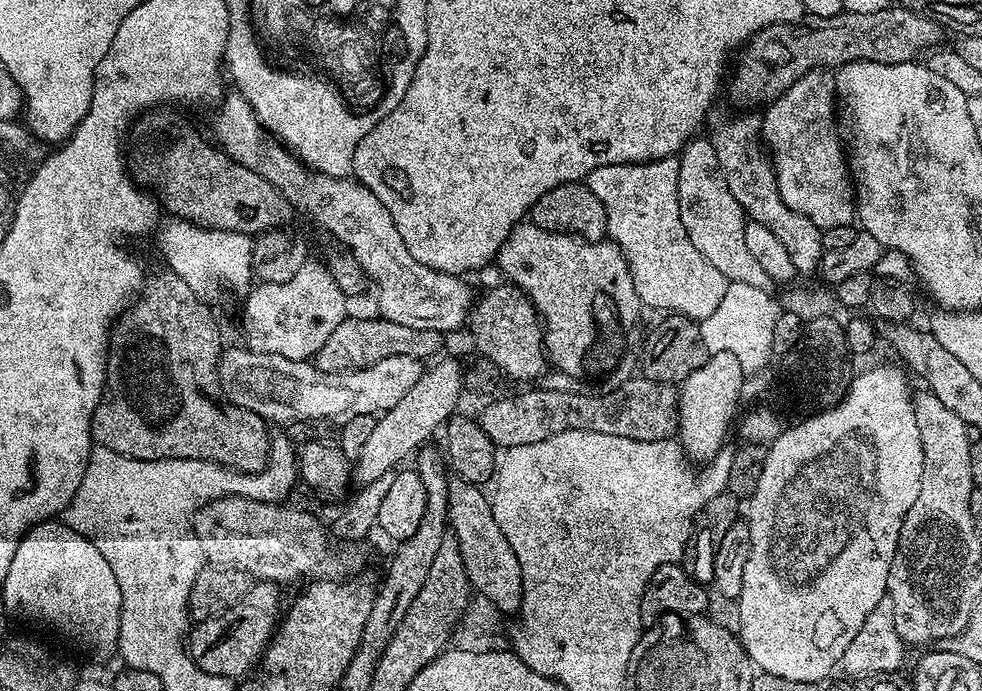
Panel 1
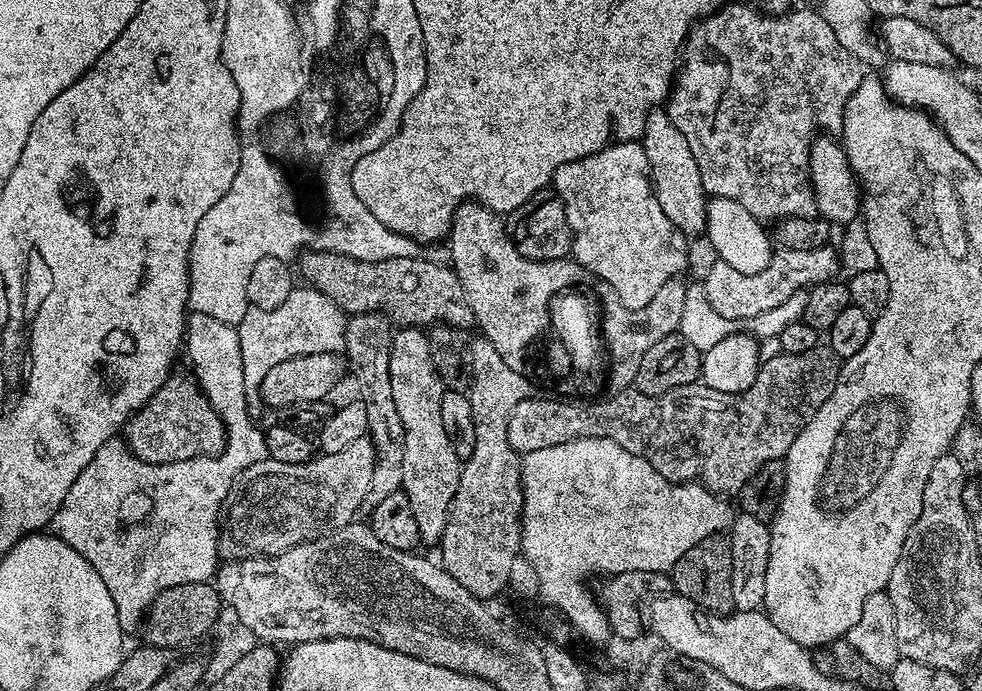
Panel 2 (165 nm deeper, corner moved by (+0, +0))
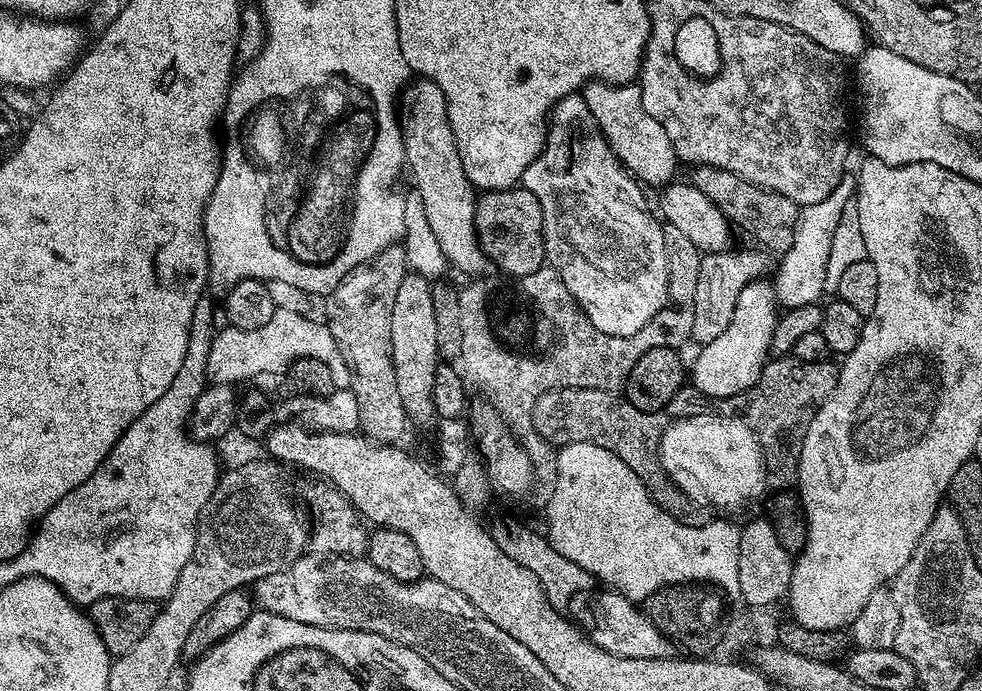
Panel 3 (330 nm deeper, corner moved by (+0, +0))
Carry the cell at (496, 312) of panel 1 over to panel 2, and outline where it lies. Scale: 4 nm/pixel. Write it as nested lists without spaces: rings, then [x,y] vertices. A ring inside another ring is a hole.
[[[305,251],[299,257],[300,272],[311,287],[320,291],[330,302],[336,303],[347,314],[379,313],[400,326],[431,326],[448,324],[452,328],[471,329],[474,324],[472,307],[464,296],[456,271],[447,263],[424,260],[423,255],[414,258],[386,258],[382,262],[362,262],[333,252]]]

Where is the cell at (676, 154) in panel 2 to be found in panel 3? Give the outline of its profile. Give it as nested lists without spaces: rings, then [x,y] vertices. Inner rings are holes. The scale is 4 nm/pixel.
[[[593,80],[582,89],[582,102],[588,107],[588,115],[598,127],[599,135],[607,140],[612,153],[620,163],[636,177],[641,185],[660,184],[667,186],[673,183],[678,165],[678,157],[670,142],[670,134],[658,122],[658,118],[650,118],[646,114],[646,106],[642,106],[642,90],[639,83],[607,84],[601,80]]]

